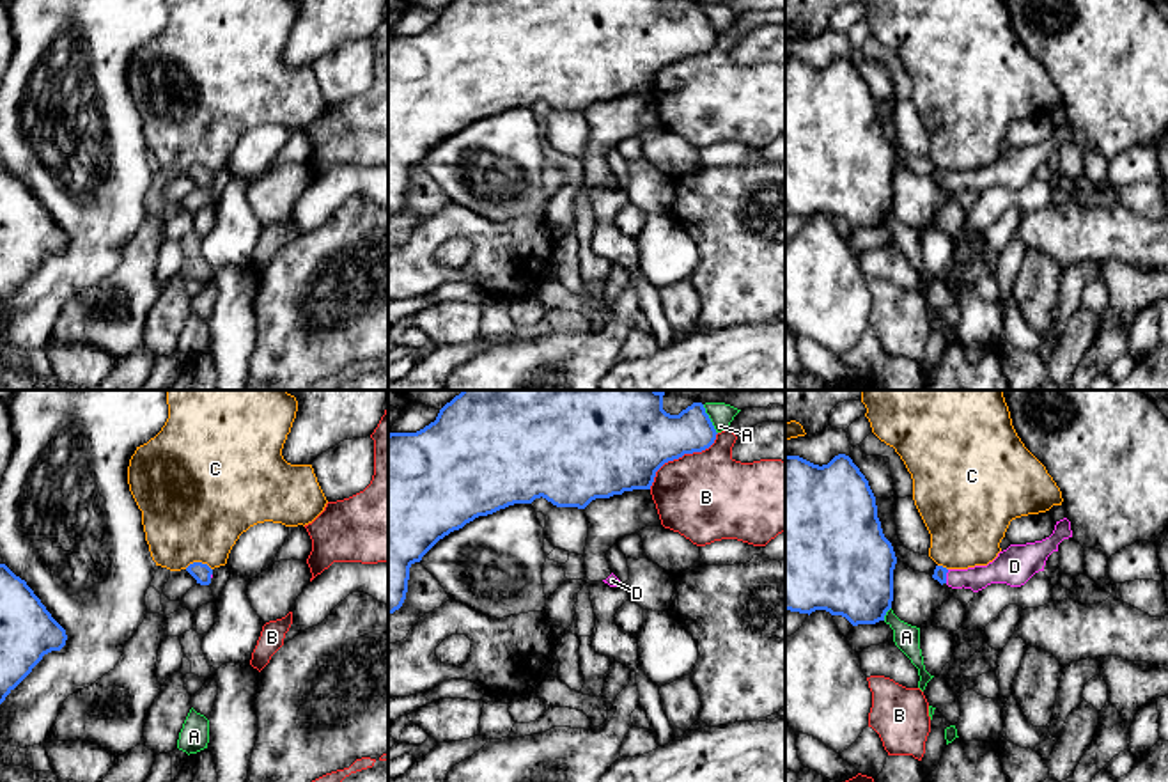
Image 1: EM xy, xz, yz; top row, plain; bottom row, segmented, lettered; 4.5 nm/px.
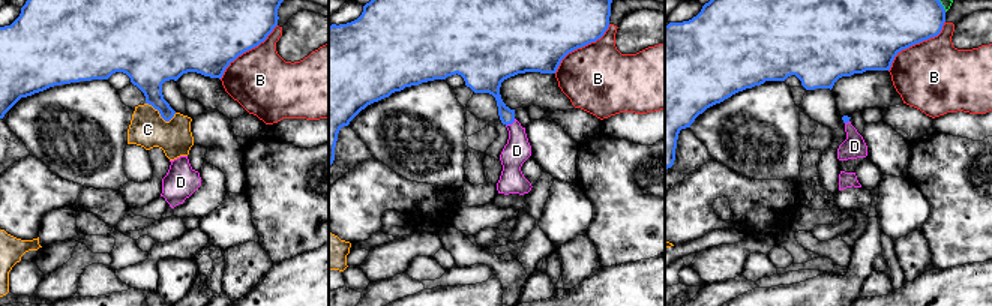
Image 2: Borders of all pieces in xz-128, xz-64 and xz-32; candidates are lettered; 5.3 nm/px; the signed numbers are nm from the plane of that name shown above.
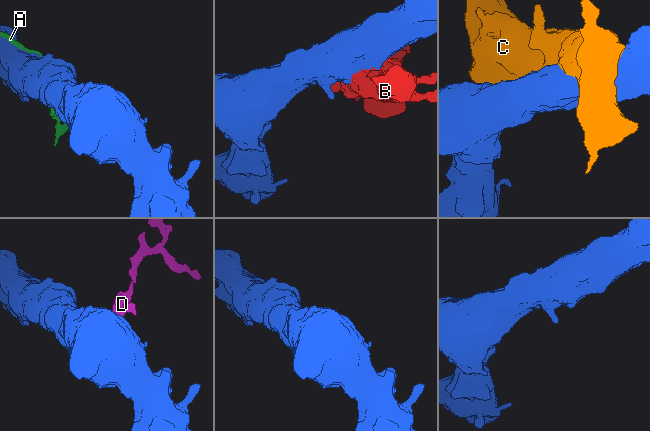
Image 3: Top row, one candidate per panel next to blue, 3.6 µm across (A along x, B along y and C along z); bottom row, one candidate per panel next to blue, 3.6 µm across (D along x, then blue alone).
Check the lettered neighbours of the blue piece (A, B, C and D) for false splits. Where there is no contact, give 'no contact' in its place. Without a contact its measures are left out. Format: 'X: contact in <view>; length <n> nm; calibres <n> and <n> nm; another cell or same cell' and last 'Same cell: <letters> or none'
A: contact in yz; length 70 nm; calibres 400 and 120 nm; another cell
B: contact in xz; length 400 nm; calibres 380 and 400 nm; another cell
C: contact in xy; length 130 nm; calibres 80 and 480 nm; another cell
D: contact in yz; length 70 nm; calibres 60 and 110 nm; same cell
Same cell: D

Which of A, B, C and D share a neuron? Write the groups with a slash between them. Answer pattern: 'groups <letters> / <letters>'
groups A / B / C / D

